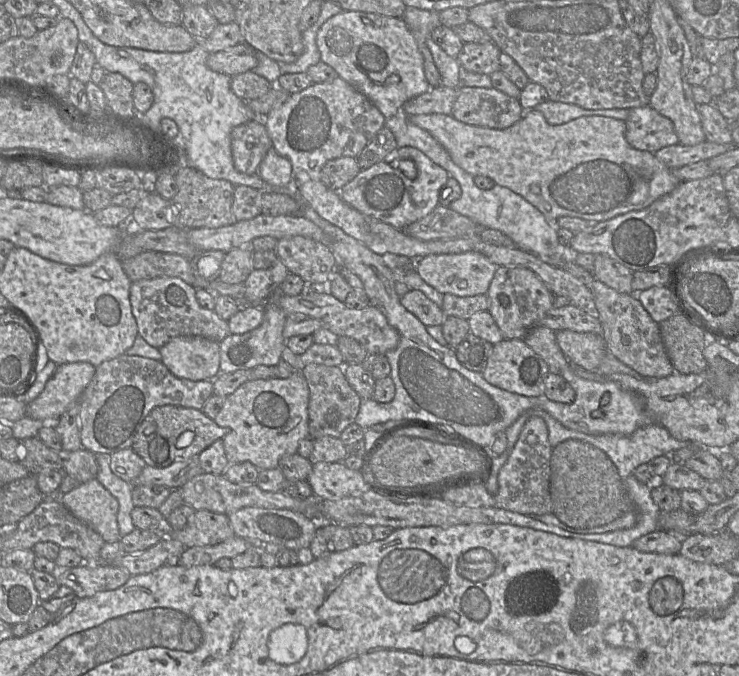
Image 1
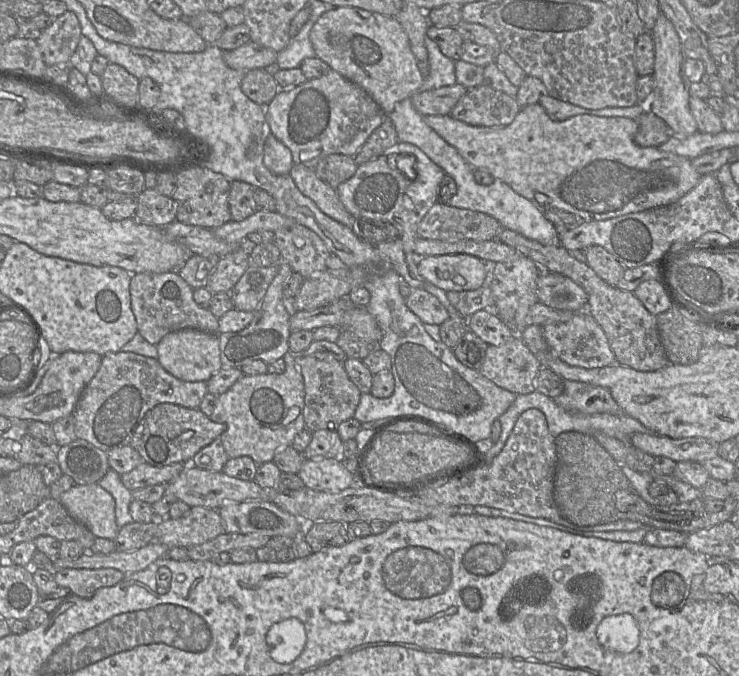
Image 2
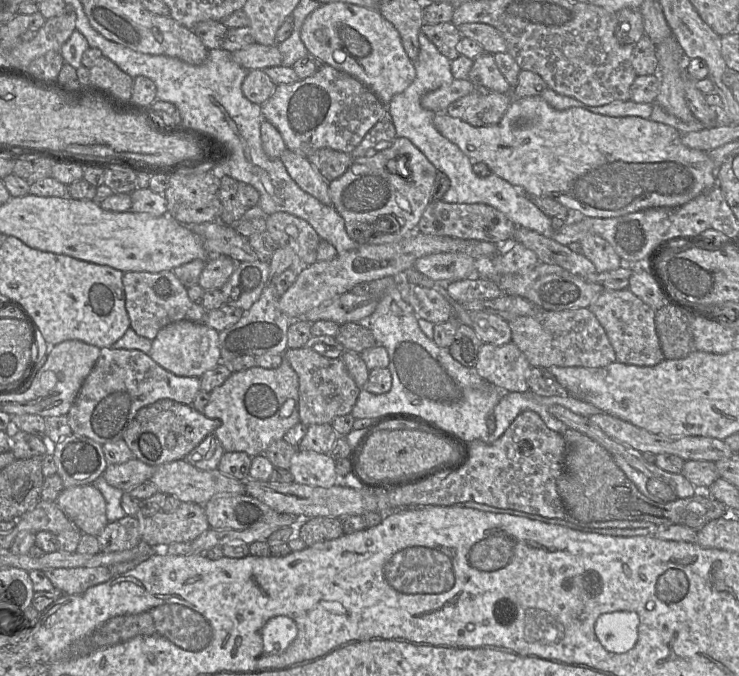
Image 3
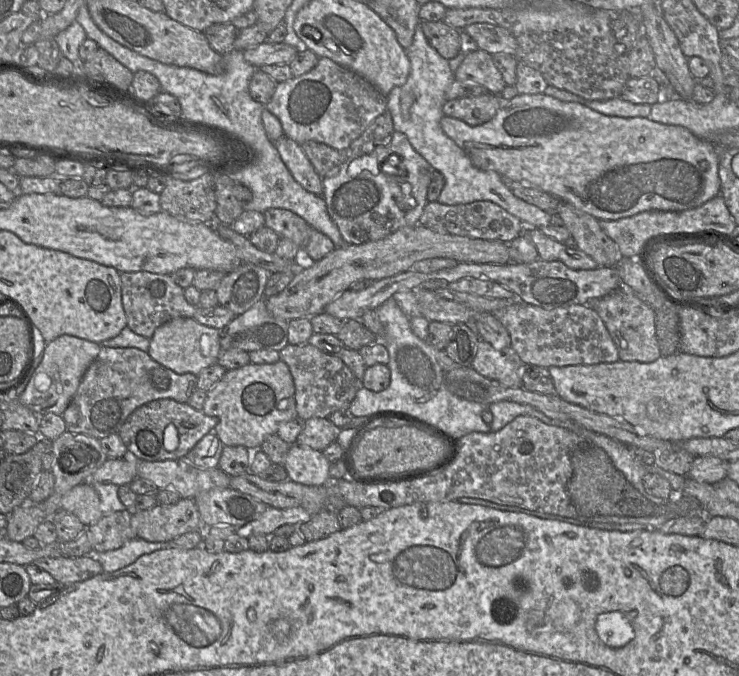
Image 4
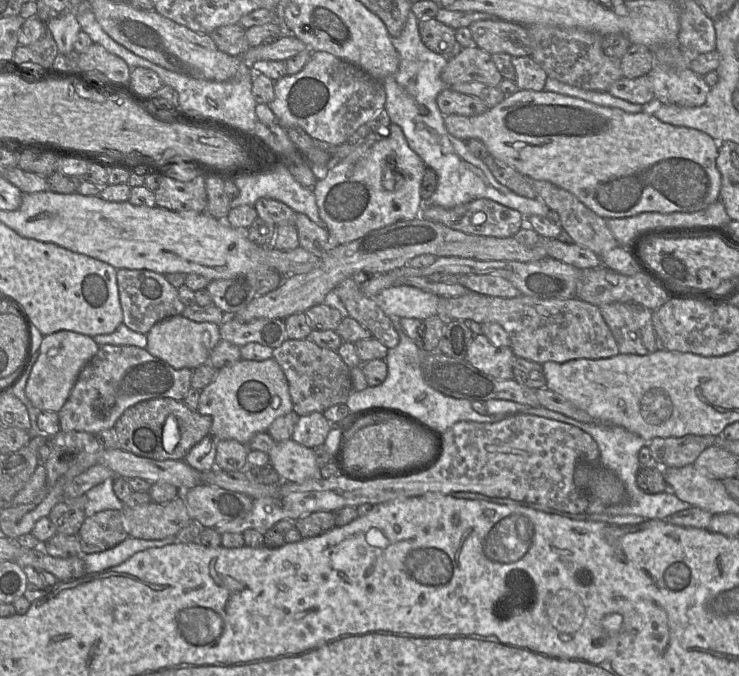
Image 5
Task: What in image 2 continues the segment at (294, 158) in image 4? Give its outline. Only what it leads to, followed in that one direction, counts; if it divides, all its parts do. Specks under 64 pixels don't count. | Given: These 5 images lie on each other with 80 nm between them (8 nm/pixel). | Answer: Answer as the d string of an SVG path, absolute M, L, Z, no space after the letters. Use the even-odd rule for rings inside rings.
M293 164L290 176L298 189L311 198L326 215L353 230L356 218L339 199L336 189L321 180L316 172L304 164Z

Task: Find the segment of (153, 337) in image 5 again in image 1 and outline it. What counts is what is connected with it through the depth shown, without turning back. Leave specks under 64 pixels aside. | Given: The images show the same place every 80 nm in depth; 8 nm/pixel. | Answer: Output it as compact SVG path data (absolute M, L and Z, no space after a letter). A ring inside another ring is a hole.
M197 336L176 337L159 348L161 362L177 378L213 380L219 375L219 343Z

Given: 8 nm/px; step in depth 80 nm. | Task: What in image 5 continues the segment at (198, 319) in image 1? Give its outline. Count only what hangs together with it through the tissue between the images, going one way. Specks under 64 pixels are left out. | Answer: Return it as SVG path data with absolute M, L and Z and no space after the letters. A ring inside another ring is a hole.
M117 269L117 286L123 323L131 330L147 334L156 323L171 316L181 315L186 305L165 275L147 269Z

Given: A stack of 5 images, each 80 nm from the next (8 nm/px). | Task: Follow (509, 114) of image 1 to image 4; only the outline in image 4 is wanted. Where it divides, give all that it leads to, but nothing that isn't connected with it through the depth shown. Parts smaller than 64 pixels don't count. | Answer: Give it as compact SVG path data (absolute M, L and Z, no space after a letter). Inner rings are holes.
M488 92L474 97L447 100L442 111L446 116L460 119L470 126L478 126L491 120L503 102L500 95Z

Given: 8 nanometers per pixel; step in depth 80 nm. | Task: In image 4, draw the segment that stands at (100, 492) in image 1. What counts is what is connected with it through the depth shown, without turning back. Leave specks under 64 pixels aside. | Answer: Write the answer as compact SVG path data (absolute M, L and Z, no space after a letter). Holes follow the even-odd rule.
M89 482L68 491L61 499L60 508L75 515L86 528L103 517L99 495Z

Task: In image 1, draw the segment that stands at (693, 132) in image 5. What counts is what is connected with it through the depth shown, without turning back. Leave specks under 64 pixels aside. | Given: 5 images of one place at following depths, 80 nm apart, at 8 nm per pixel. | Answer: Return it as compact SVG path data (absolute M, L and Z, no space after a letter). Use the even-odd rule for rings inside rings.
M533 109L532 111L528 112L524 117L521 117L519 121L517 121L515 124L508 128L492 129L466 124L454 118L452 114L418 114L408 116L409 120L413 124L425 129L430 134L432 134L445 147L452 160L459 167L461 167L463 170L465 170L472 176L480 175L489 177L495 182L495 184L506 187L515 192L516 194L519 194L543 214L546 222L555 231L561 228L556 224L556 221L562 216L570 216L581 218L584 220L594 220L597 222L603 222L618 215L622 215L631 211L642 210L650 206L654 201L656 201L660 197L670 193L681 182L674 175L675 169L671 169L664 163L659 161L654 153L633 148L625 138L625 121L615 118L605 116L582 116L561 125L551 125L546 121L545 117L540 111Z

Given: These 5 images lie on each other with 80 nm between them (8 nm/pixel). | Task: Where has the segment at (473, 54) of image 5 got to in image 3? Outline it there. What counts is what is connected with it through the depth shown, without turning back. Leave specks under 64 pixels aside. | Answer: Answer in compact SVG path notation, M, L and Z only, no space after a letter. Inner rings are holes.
M485 51L473 60L468 80L475 87L484 87L498 93L508 94L512 90L499 70L494 55Z

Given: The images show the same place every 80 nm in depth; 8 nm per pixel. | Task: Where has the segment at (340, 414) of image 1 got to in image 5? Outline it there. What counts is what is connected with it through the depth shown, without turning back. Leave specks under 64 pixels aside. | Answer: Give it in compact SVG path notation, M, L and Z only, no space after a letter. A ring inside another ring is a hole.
M286 339L273 349L272 358L282 368L289 385L293 410L299 415L323 413L337 404L346 404L353 392L350 368L336 351L322 348L305 339Z

